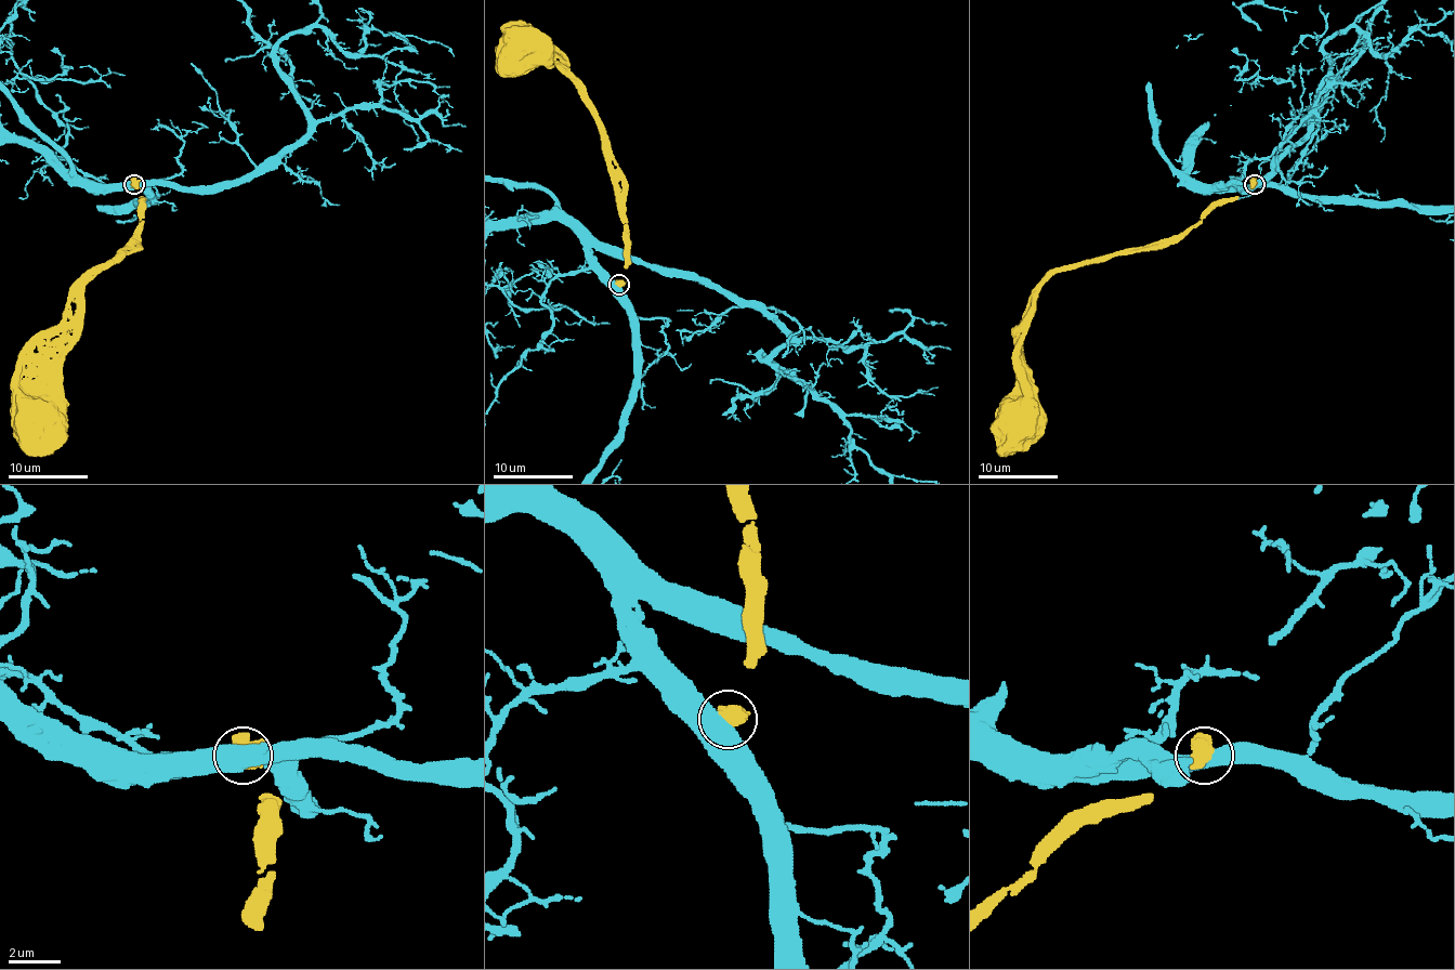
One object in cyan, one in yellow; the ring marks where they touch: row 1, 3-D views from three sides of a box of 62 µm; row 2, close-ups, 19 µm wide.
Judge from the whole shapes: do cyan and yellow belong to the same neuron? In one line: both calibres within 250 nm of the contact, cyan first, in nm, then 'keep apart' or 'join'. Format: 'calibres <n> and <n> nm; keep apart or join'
calibres 750 and 750 nm; keep apart

